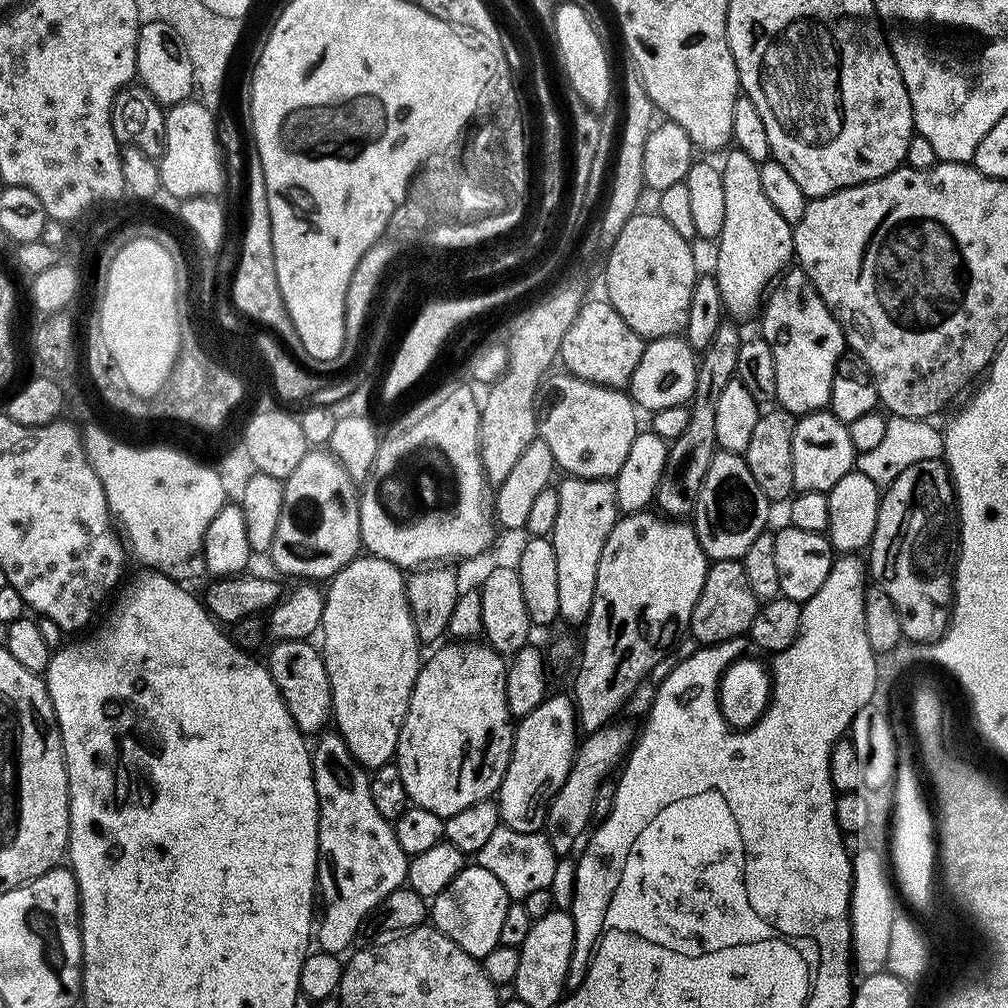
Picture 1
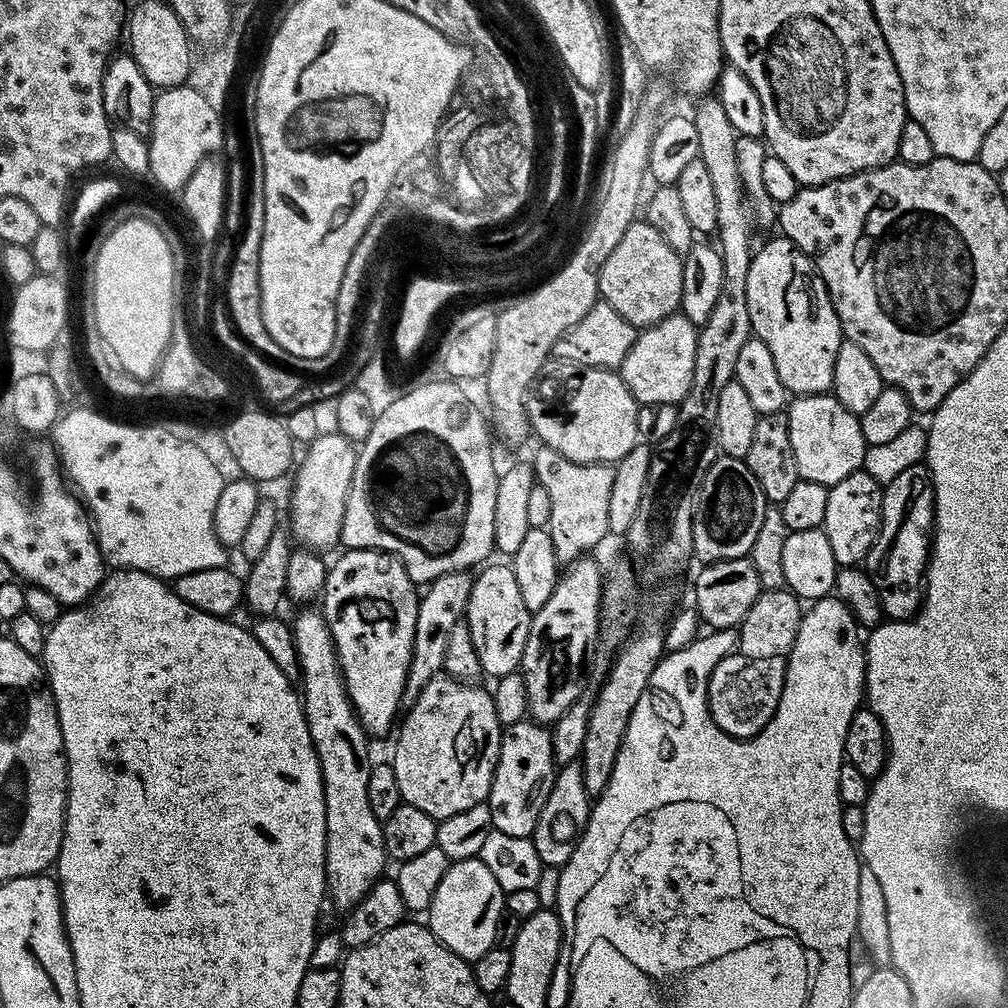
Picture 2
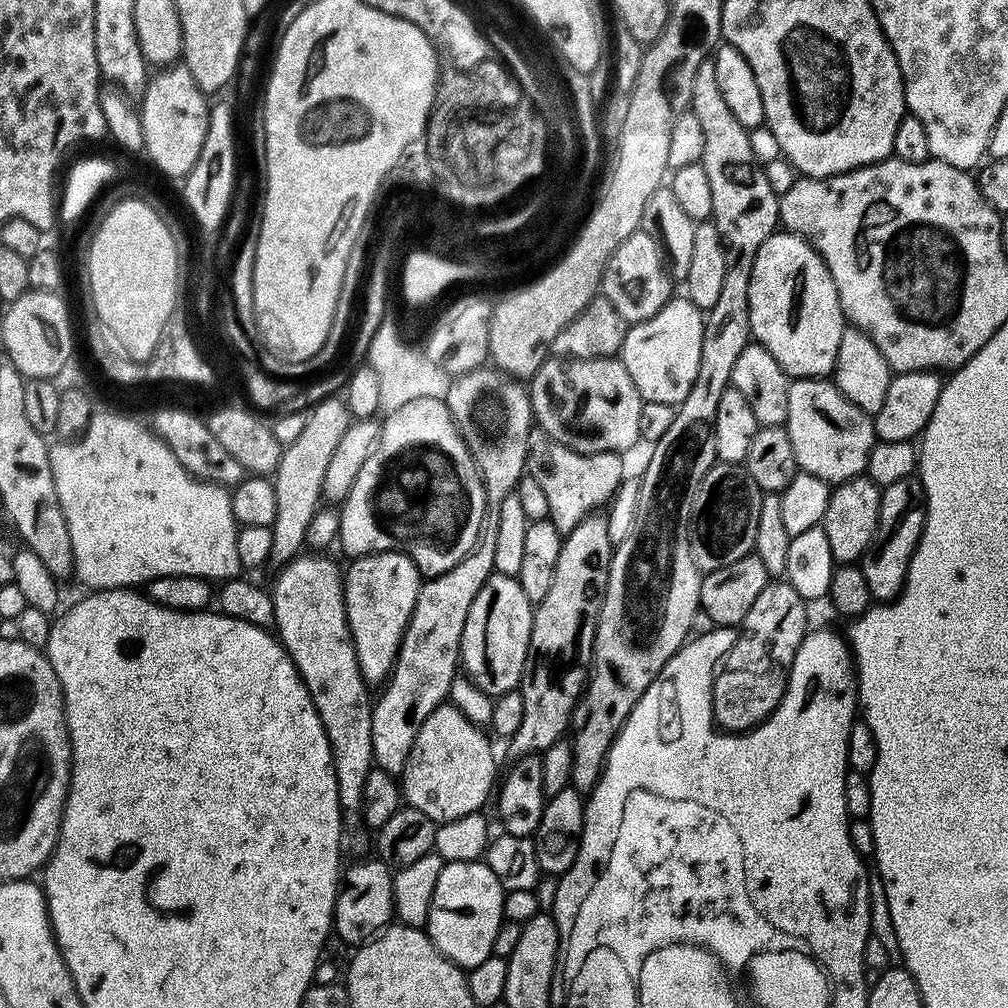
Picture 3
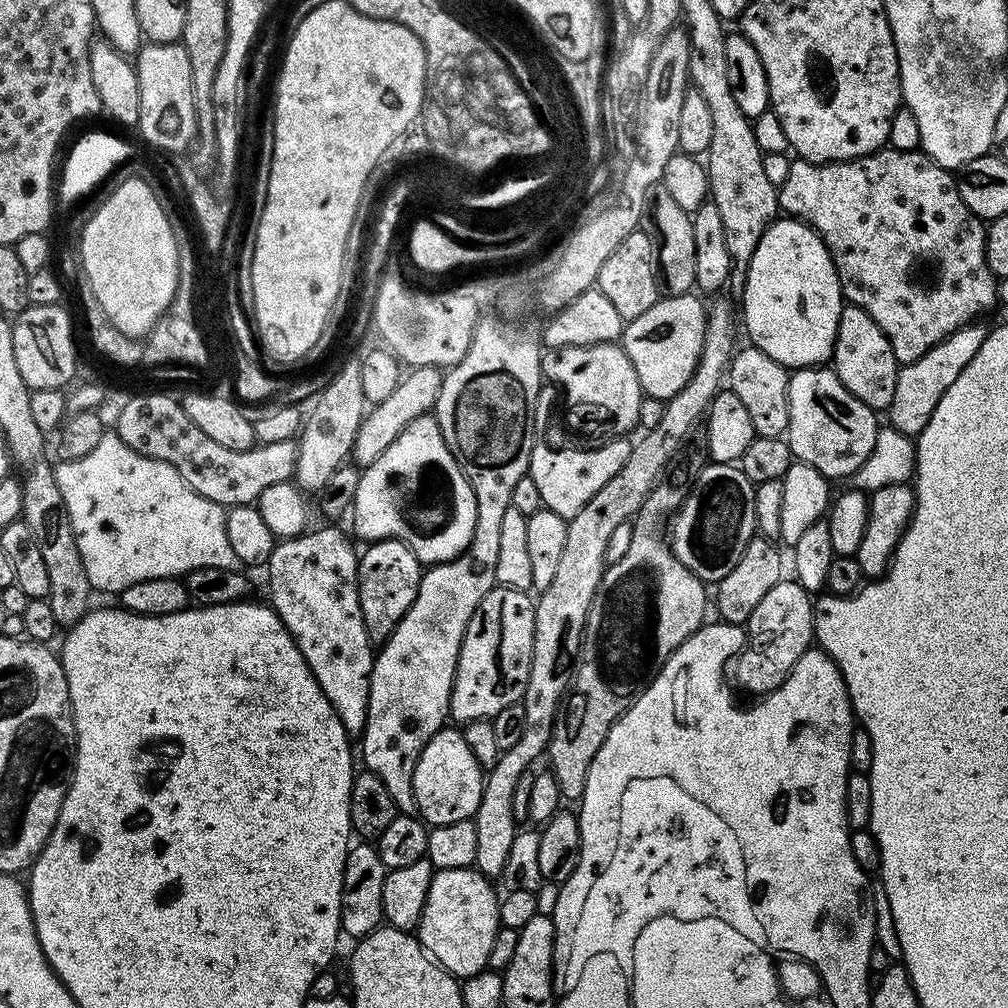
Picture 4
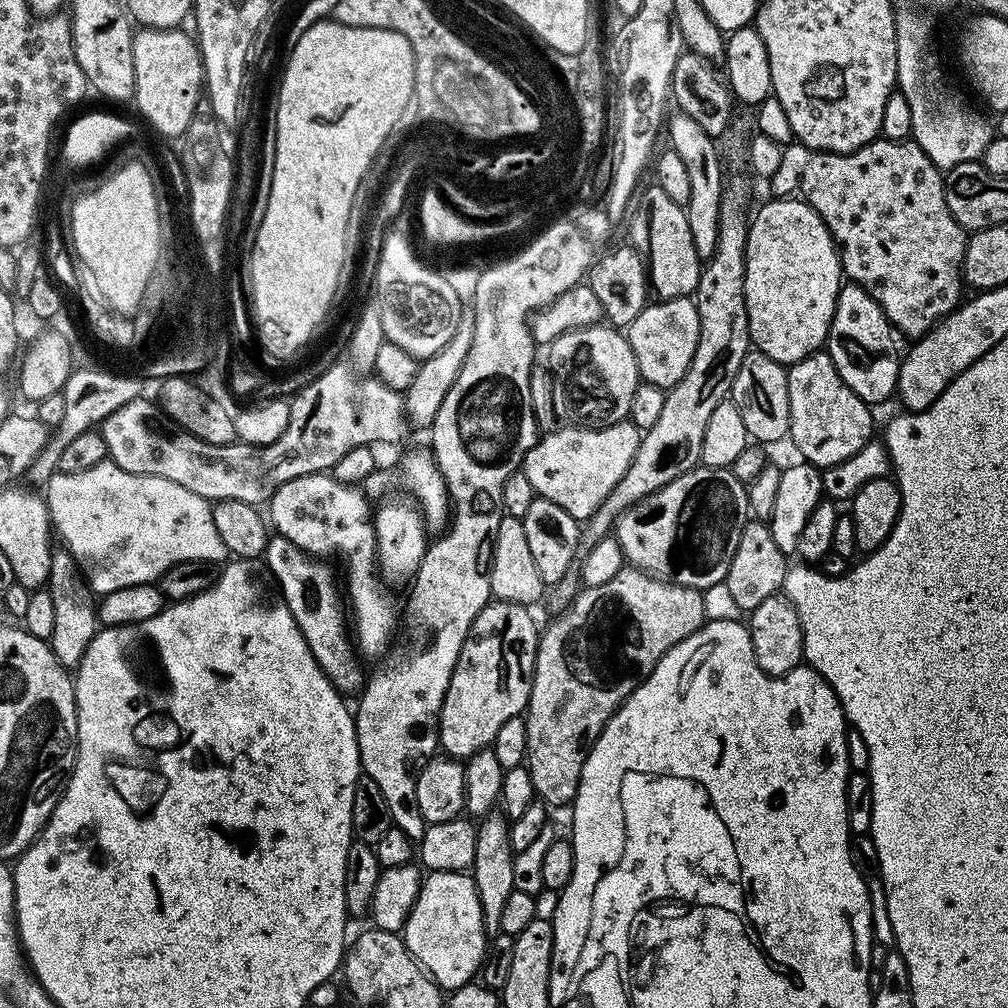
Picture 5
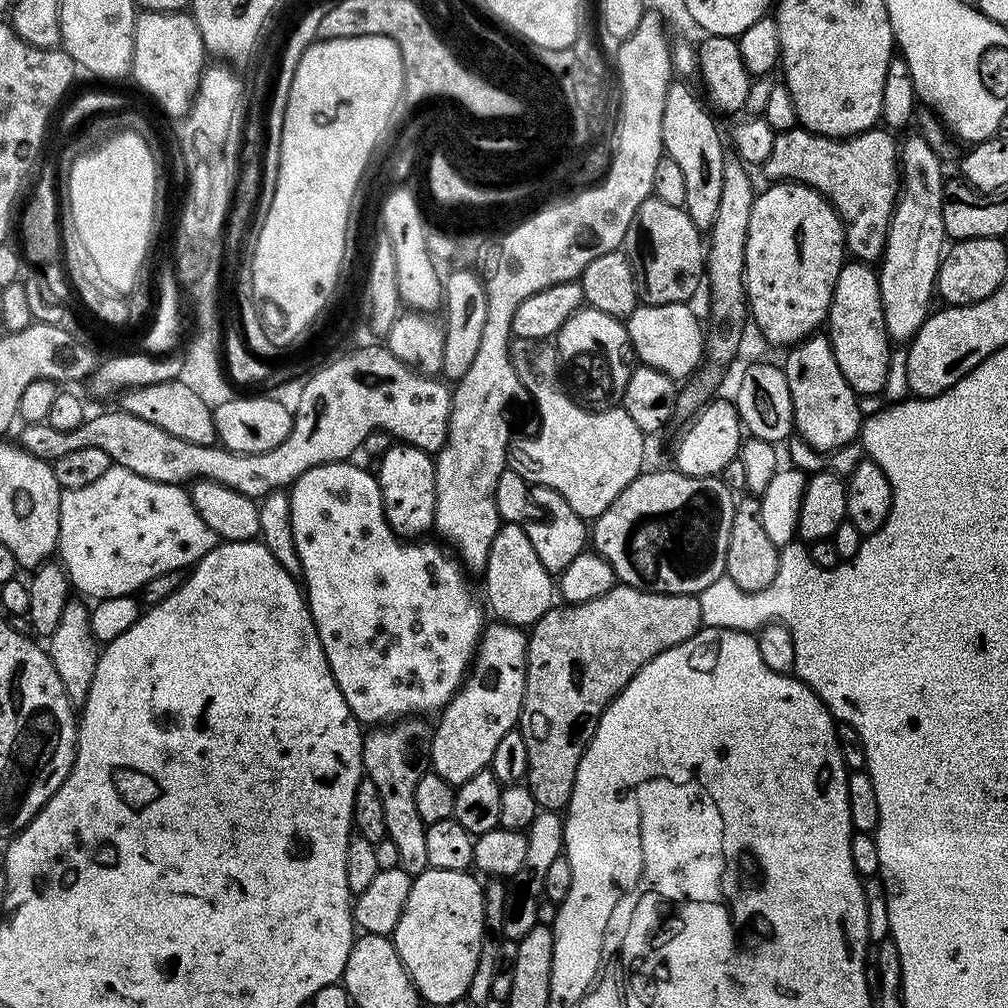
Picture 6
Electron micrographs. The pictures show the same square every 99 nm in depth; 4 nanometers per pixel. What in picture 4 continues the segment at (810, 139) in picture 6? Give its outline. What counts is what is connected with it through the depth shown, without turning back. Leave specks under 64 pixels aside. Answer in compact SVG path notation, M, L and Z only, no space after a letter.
M885 146L869 156L860 156L856 160L838 160L835 164L815 164L799 158L792 160L790 174L786 174L786 182L778 189L778 208L781 213L809 224L820 235L830 258L836 267L840 279L840 290L844 293L848 304L858 306L878 322L882 334L890 342L890 350L894 350L897 364L903 366L922 358L926 350L930 350L938 342L942 342L950 334L973 323L983 312L988 312L998 304L998 278L990 270L986 262L986 224L966 206L959 194L957 177L949 169L938 166L923 151L903 152L891 146Z

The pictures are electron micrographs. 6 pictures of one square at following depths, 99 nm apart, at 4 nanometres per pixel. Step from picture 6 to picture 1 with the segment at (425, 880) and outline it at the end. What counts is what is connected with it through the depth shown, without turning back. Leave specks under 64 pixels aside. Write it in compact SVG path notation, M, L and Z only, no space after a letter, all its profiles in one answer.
M465 866L456 875L454 882L450 882L450 886L446 886L446 890L442 890L442 894L431 901L430 920L437 930L462 946L466 954L482 958L490 954L490 950L494 950L500 942L502 921L506 919L509 903L508 892L502 882L498 882L498 878L490 874L490 870L479 866Z

